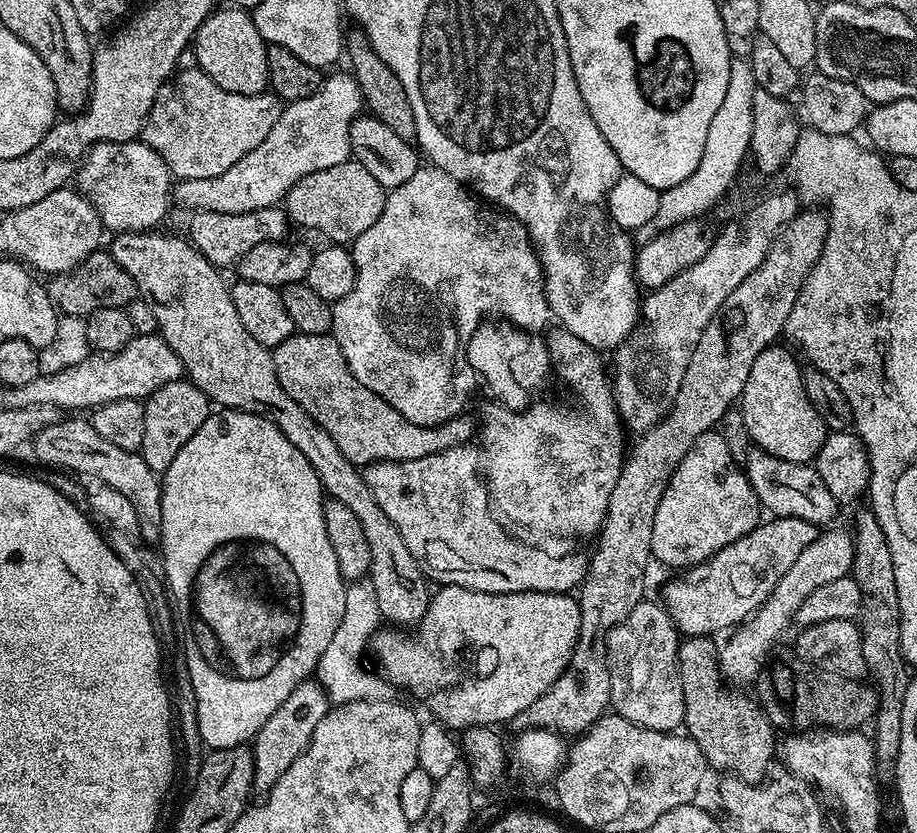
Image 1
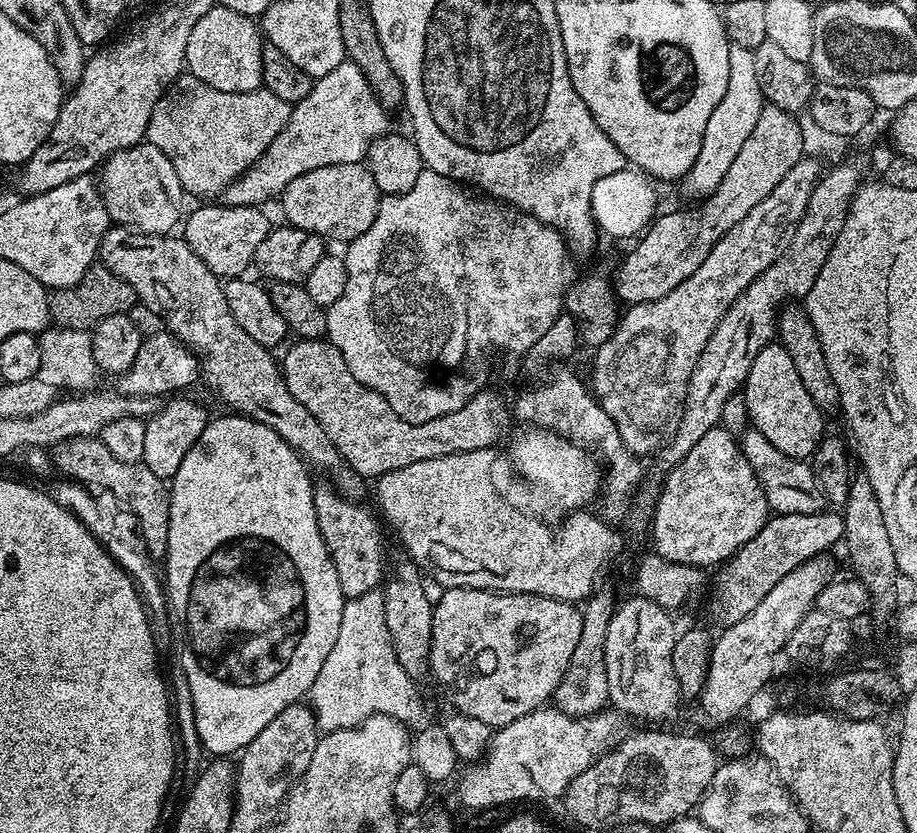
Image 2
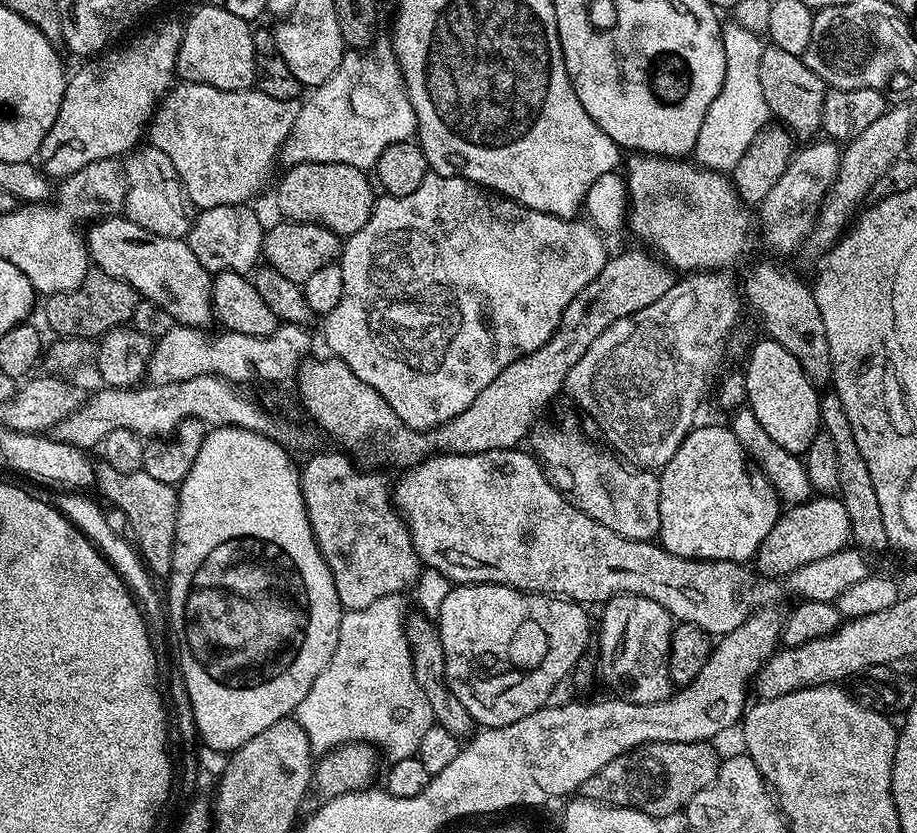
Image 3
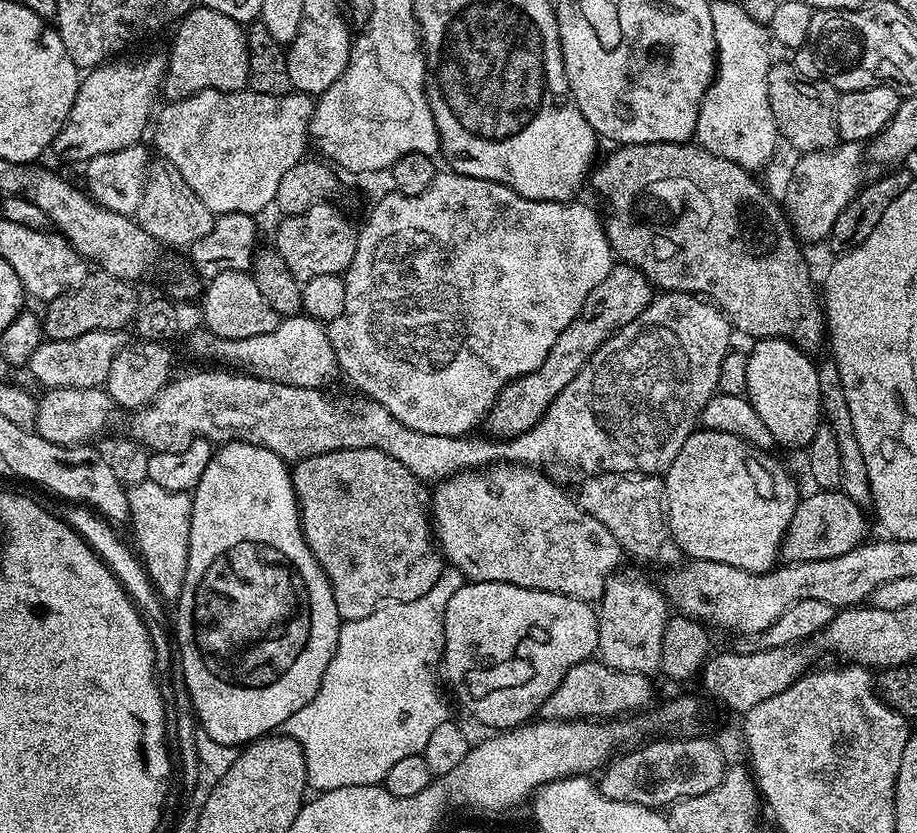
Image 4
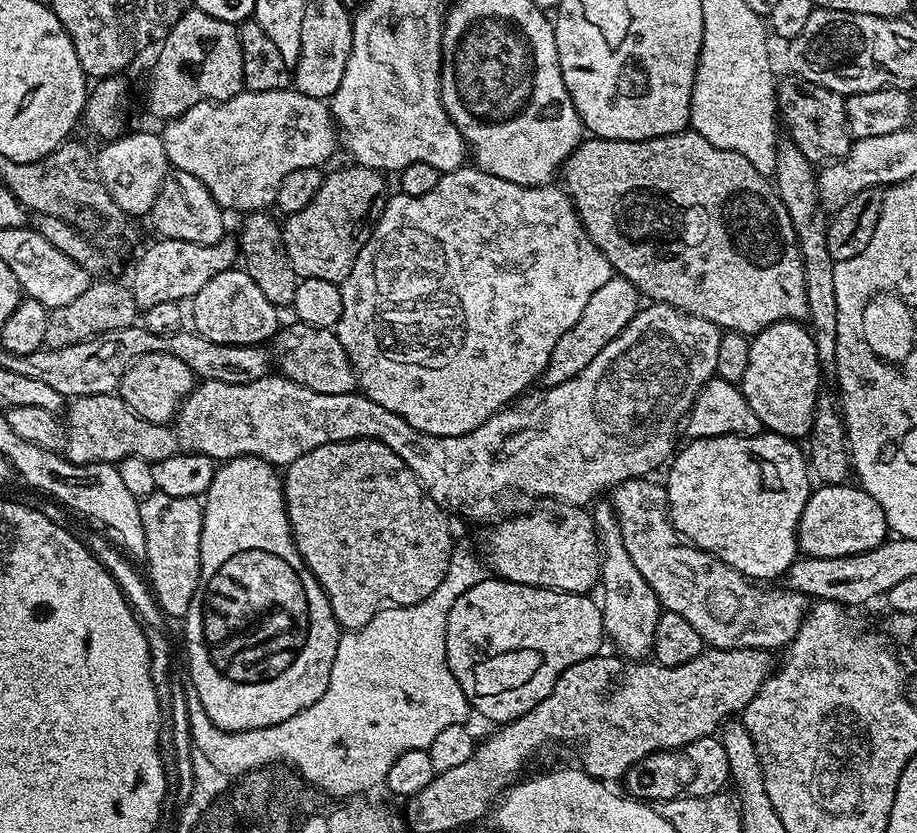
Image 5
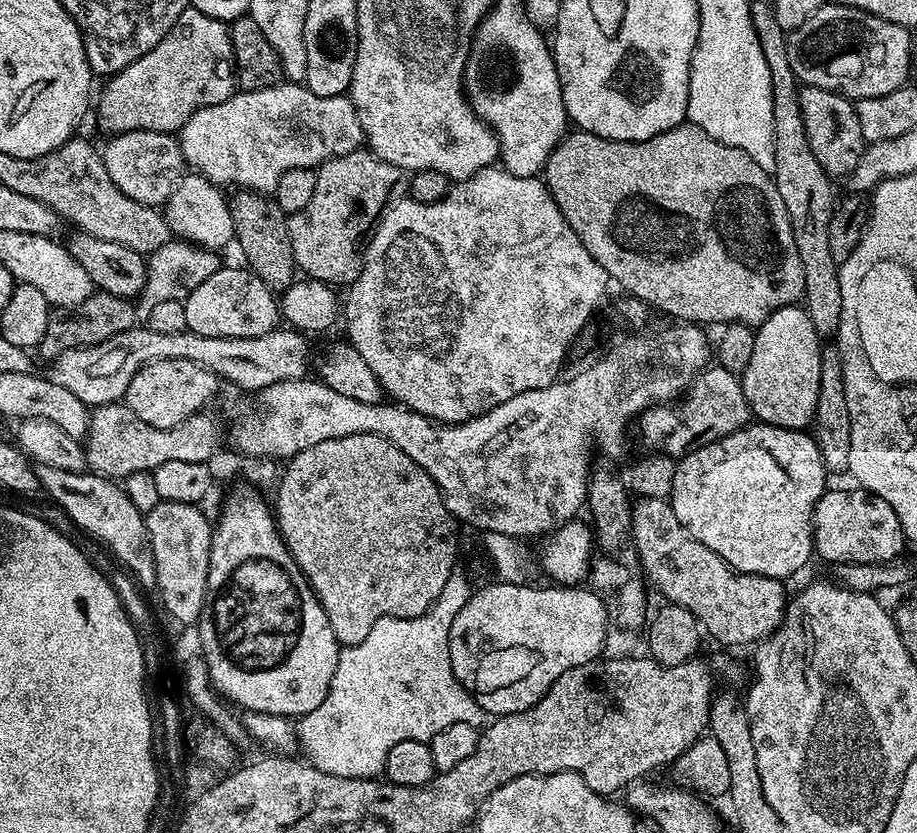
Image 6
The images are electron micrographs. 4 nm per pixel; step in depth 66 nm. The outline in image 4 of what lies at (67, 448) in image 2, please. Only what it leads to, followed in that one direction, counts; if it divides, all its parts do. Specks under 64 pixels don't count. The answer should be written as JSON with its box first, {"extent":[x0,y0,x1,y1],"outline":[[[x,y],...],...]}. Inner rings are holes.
{"extent":[128,479,192,602],"outline":[[[149,479],[128,488],[130,525],[136,531],[134,548],[156,595],[164,602],[175,602],[182,594],[182,582],[188,569],[191,513],[192,497],[187,492],[171,492]]]}

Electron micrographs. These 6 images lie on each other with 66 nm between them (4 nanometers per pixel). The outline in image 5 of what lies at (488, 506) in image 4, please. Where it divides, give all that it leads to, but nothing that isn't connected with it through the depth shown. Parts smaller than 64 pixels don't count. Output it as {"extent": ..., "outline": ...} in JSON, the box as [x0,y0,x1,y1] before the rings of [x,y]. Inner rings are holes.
{"extent":[486,502,601,593],"outline":[[[559,502],[540,507],[544,508],[536,508],[525,516],[505,518],[491,529],[488,558],[486,556],[491,571],[499,579],[515,584],[591,593],[591,588],[597,587],[601,572],[600,539],[591,515],[583,507]]]}

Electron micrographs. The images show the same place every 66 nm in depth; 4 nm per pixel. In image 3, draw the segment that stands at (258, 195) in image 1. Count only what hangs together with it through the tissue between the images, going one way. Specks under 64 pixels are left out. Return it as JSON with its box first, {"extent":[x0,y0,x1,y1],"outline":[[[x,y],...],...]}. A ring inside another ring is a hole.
{"extent":[279,39,417,170],"outline":[[[377,39],[370,50],[345,51],[342,62],[334,74],[317,88],[311,89],[297,107],[292,133],[286,138],[280,149],[279,163],[284,166],[305,164],[306,162],[326,162],[327,164],[345,164],[365,170],[375,169],[382,150],[403,140],[411,141],[417,135],[416,114],[408,97],[408,86],[404,81],[404,71],[396,59],[389,41]]]}

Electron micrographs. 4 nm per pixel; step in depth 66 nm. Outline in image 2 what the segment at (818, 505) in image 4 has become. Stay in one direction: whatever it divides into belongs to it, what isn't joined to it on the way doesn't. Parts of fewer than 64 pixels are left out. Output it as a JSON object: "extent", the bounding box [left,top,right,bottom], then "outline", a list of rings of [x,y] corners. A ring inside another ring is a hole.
{"extent":[712,510,844,626],"outline":[[[825,510],[818,514],[782,514],[781,516],[769,515],[768,521],[762,526],[762,530],[758,530],[758,534],[754,538],[750,538],[750,542],[746,542],[746,546],[742,546],[729,560],[725,560],[719,565],[716,576],[716,589],[712,592],[712,616],[716,620],[721,620],[721,625],[727,626],[734,624],[739,620],[746,618],[746,614],[754,609],[754,606],[761,602],[762,598],[783,577],[795,570],[798,566],[802,566],[808,559],[827,553],[830,549],[838,545],[844,539],[844,524],[841,513],[836,510]]]}

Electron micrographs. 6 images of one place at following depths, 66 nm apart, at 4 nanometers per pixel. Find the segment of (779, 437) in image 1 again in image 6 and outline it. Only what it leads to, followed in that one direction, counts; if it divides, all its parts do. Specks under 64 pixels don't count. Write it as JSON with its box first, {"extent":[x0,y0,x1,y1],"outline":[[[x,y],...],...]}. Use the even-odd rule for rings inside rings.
{"extent":[742,304,822,430],"outline":[[[791,304],[774,310],[774,314],[766,318],[766,322],[758,325],[754,338],[754,351],[750,354],[750,366],[746,366],[746,370],[742,373],[742,383],[749,413],[759,423],[801,430],[811,425],[818,406],[821,347],[822,337],[814,330],[814,322],[810,322],[808,311],[802,306]]]}

